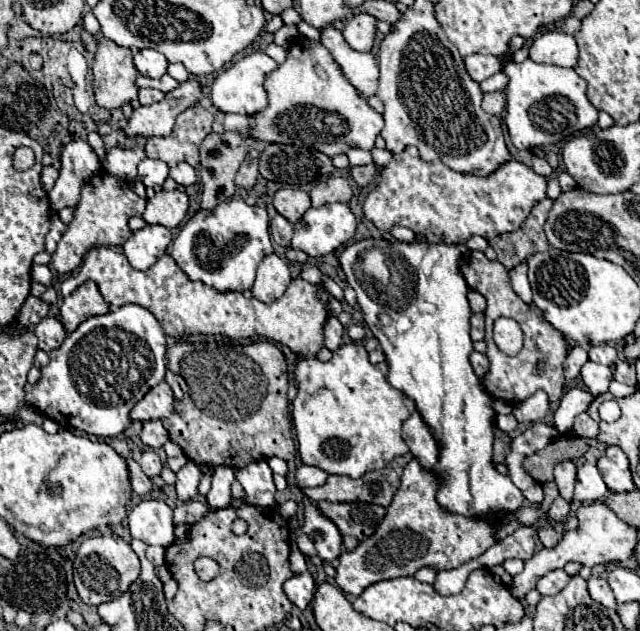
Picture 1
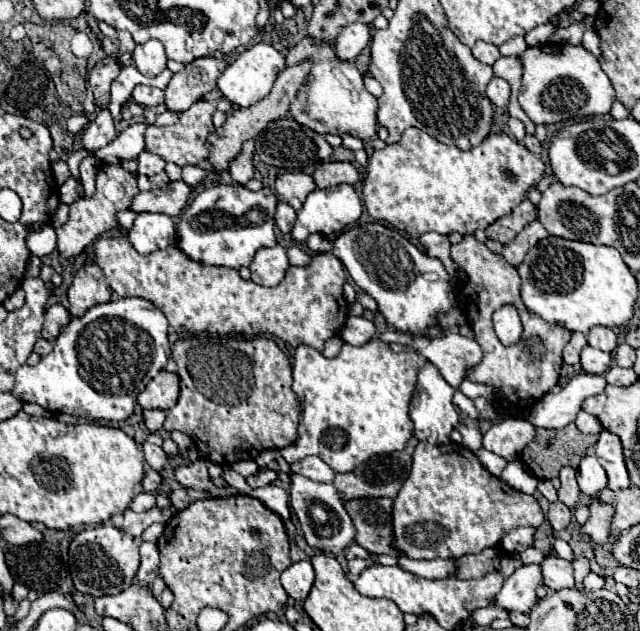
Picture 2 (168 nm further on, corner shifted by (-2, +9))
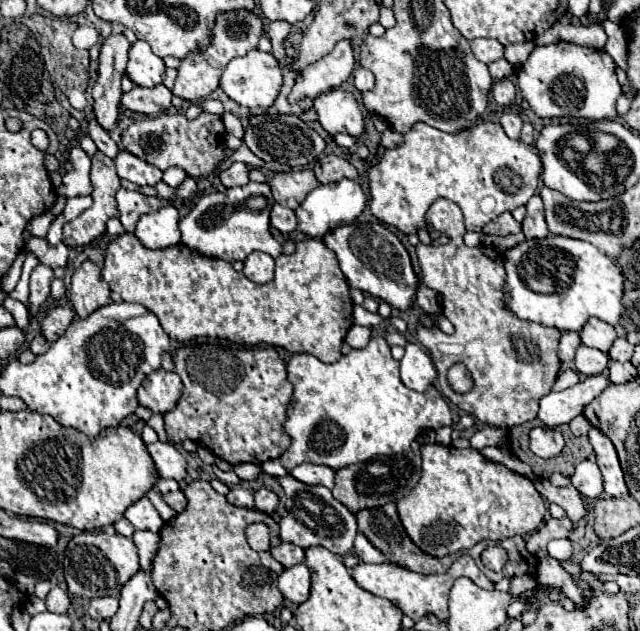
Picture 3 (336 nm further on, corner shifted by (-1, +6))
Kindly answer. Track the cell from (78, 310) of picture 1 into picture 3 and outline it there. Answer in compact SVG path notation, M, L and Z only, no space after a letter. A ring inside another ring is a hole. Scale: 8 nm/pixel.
M85 261L73 273L69 301L73 303L73 307L81 319L89 317L93 311L107 305L111 301L109 293L111 293L111 289L103 281L101 269L93 261Z

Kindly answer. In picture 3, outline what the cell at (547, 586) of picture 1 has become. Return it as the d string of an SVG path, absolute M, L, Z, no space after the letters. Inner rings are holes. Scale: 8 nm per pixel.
M545 557L539 561L539 573L537 573L537 581L547 585L547 587L555 587L555 589L561 589L573 603L581 603L585 601L583 597L583 589L579 589L571 575L559 565L557 559L553 557Z

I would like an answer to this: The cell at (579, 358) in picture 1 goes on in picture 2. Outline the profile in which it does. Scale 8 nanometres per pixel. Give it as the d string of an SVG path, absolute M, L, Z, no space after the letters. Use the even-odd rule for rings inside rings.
M574 332L572 338L570 338L570 342L568 342L566 348L564 348L564 362L570 364L570 366L578 364L578 362L580 362L580 352L582 352L586 346L588 346L586 336L580 334L580 332Z

